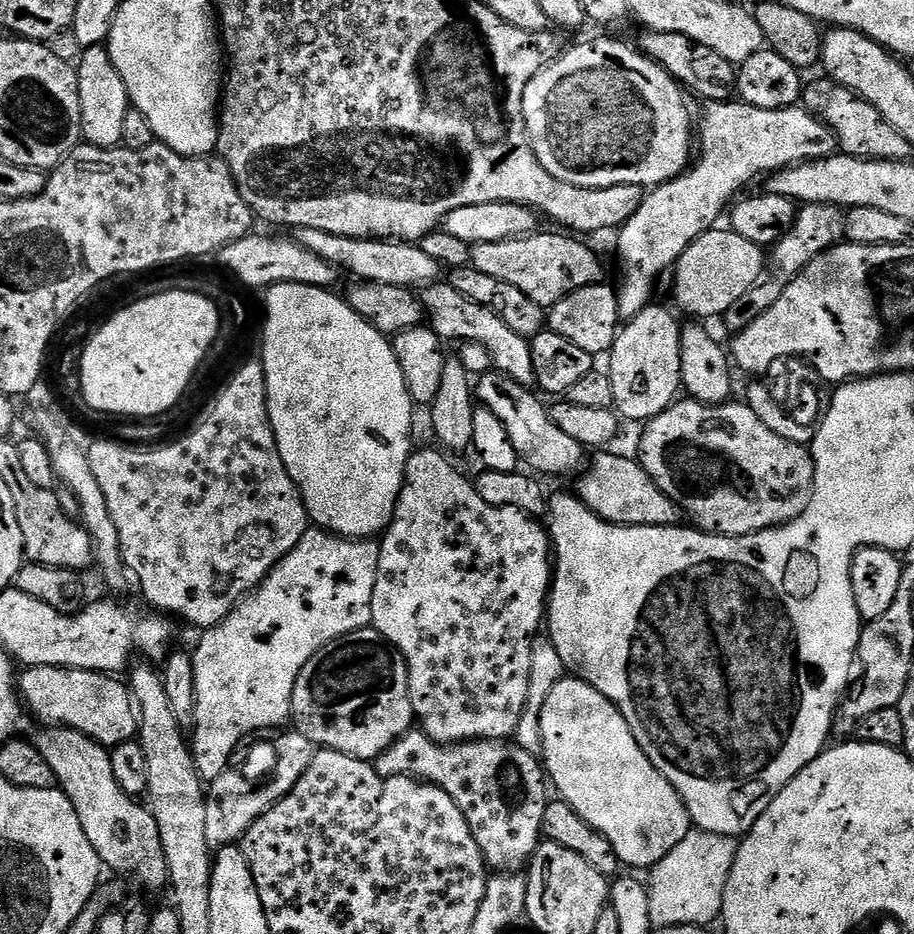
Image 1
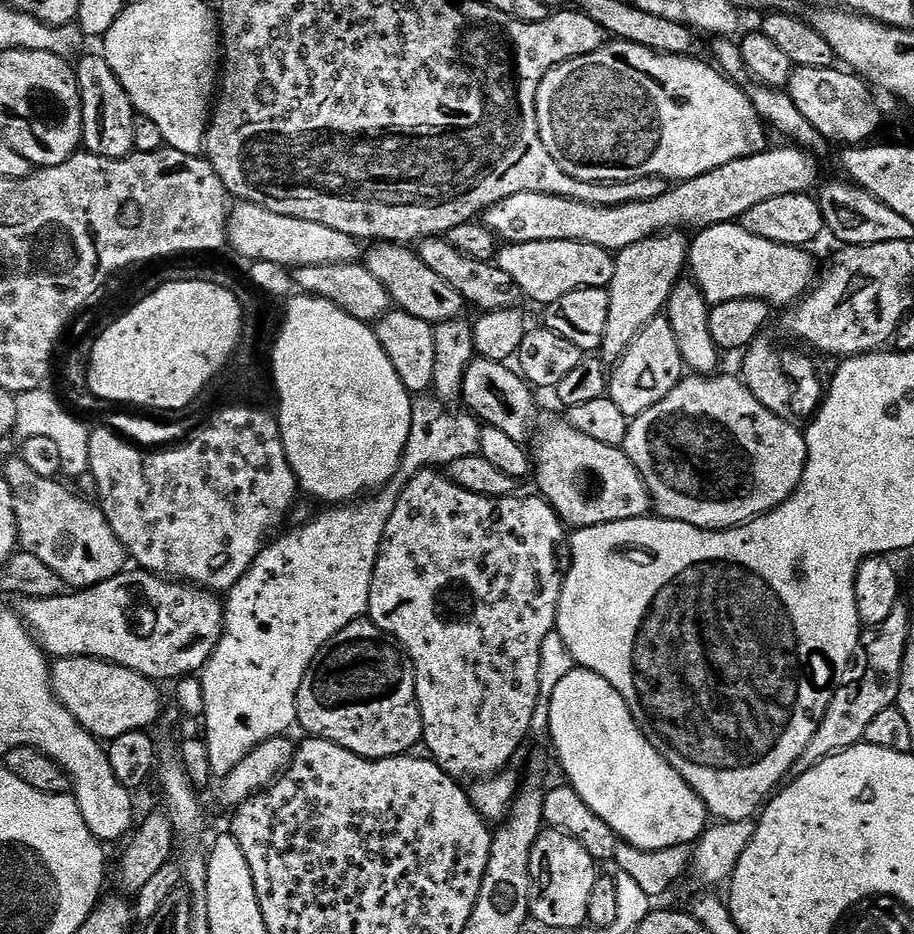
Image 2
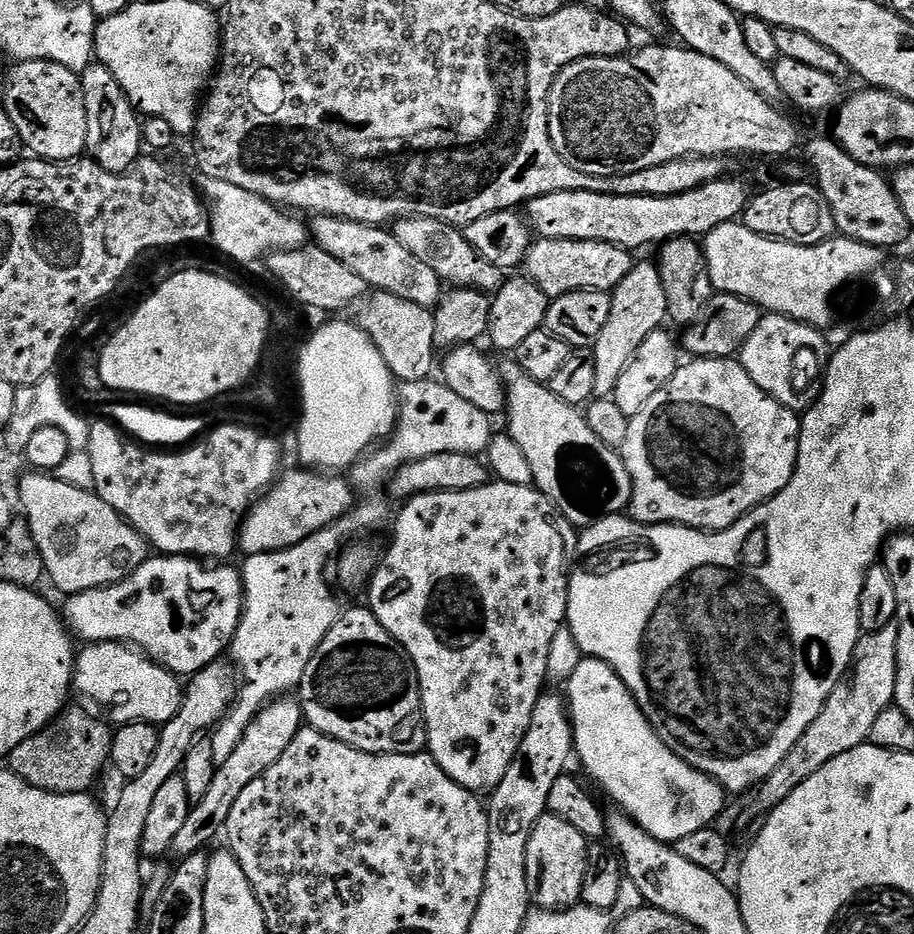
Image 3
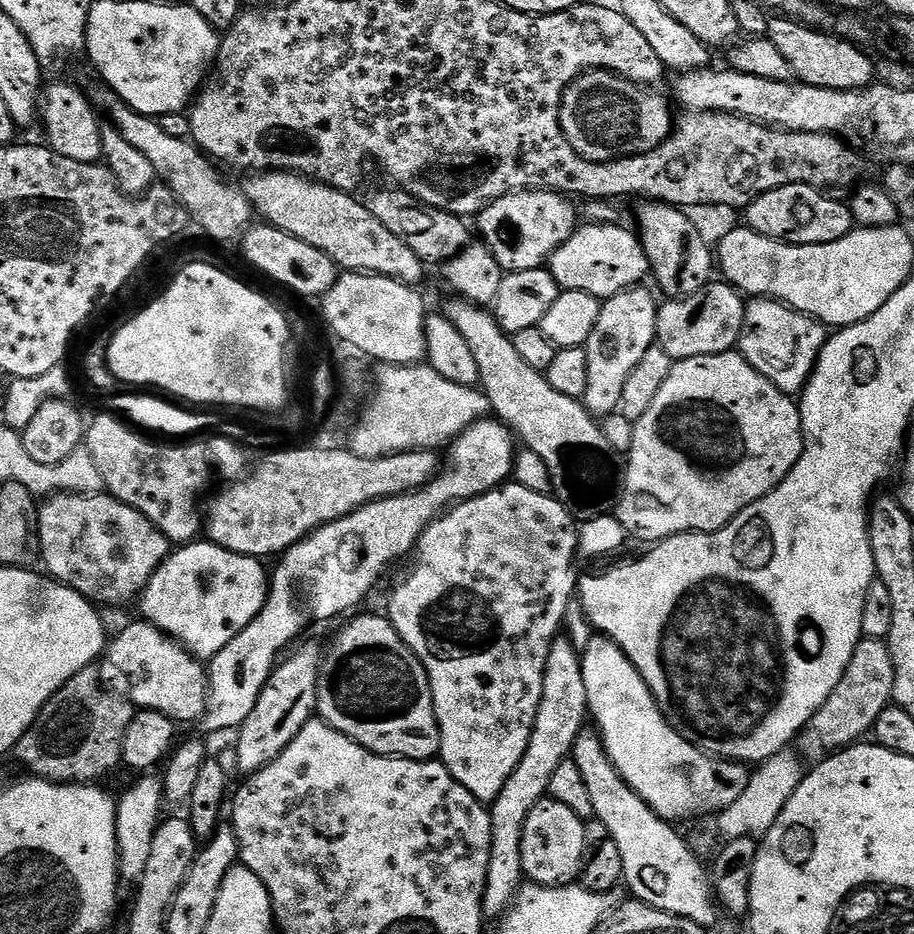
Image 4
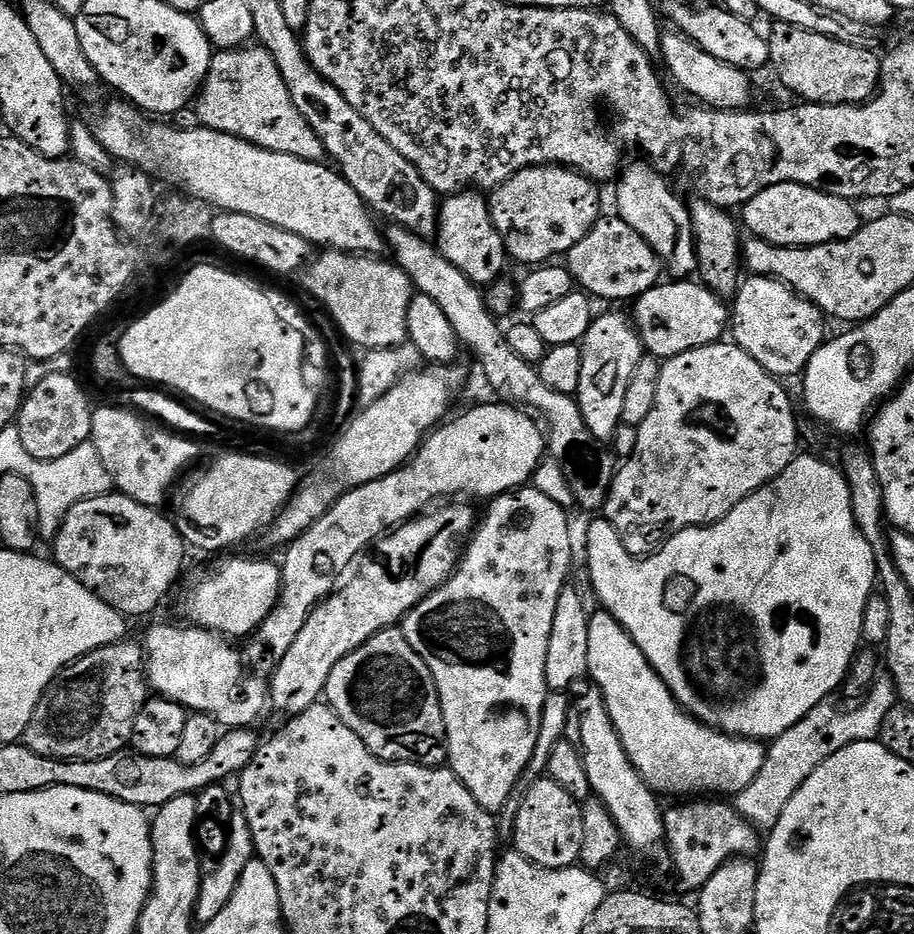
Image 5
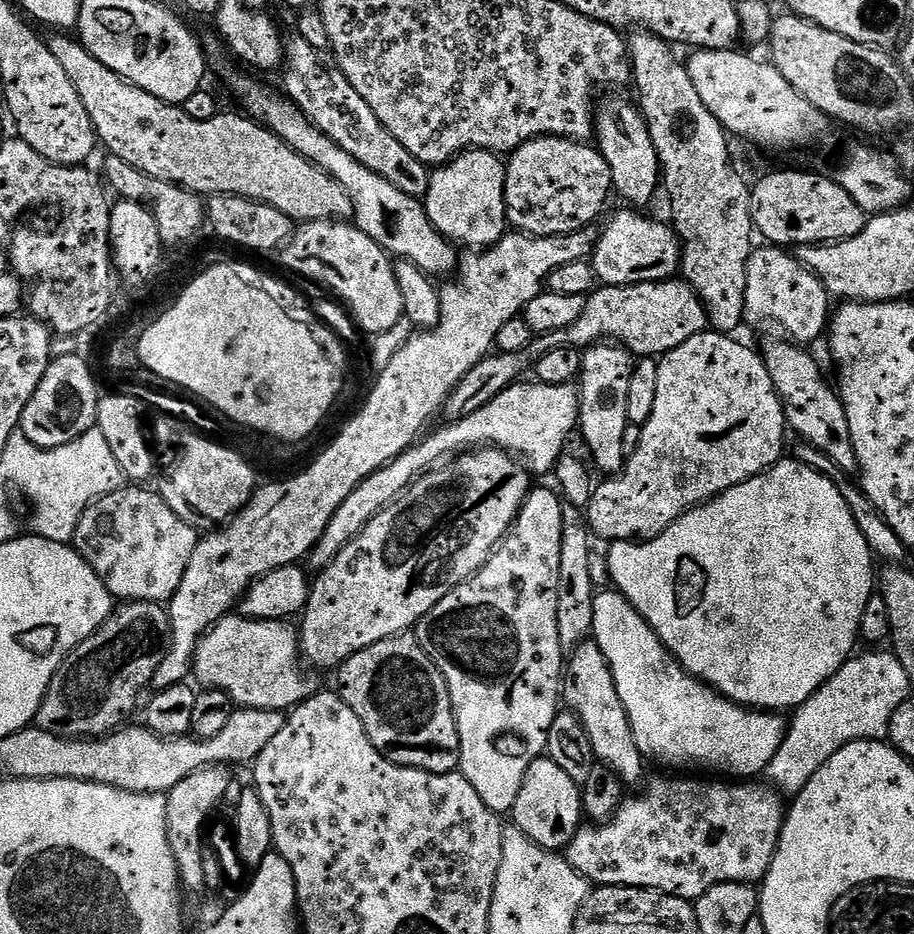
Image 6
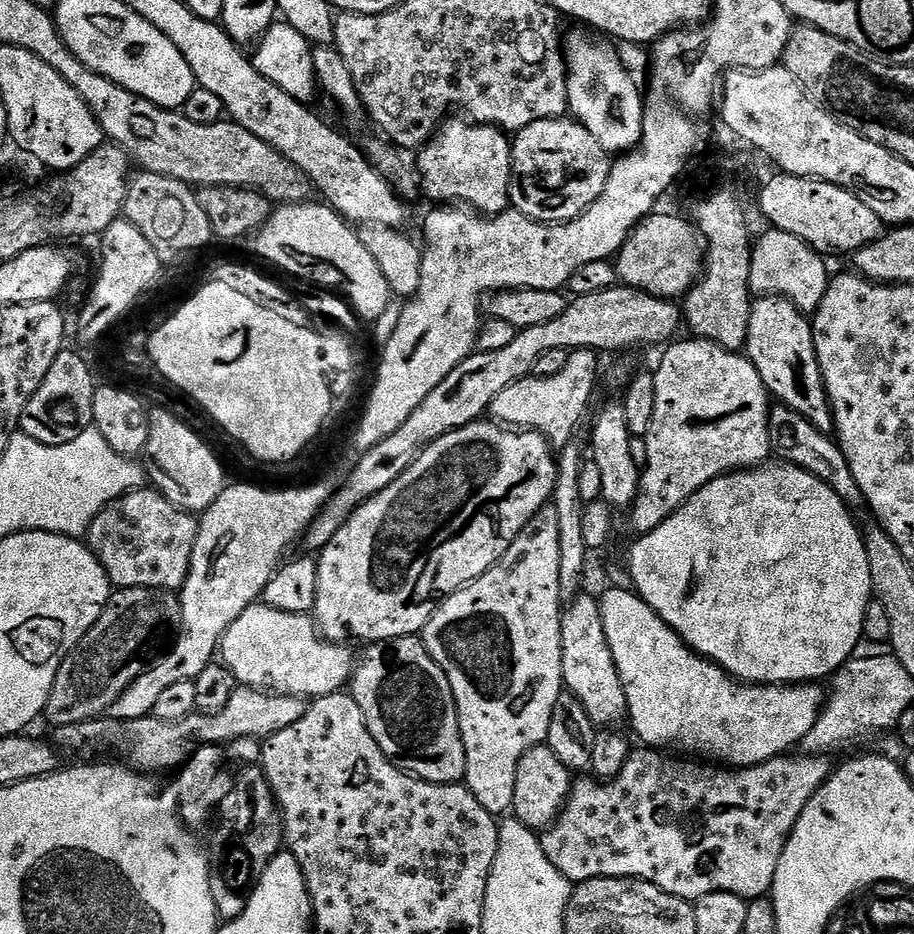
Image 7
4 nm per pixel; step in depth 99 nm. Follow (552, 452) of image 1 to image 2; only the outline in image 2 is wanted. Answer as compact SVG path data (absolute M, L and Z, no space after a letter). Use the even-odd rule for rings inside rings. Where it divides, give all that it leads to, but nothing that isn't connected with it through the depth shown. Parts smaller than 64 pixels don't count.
M472 360L462 382L462 404L481 425L502 430L502 434L514 438L514 442L527 445L537 431L536 400L532 397L534 392L528 381L515 367L508 367L512 366L498 360Z

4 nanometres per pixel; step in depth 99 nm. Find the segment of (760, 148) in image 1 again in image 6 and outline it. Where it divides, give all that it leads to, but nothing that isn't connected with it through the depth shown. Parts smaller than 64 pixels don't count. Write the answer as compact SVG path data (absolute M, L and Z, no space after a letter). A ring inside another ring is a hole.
M601 342L583 353L584 361L580 367L580 379L578 391L580 393L580 422L578 425L578 436L584 439L588 452L592 455L591 463L596 463L597 473L605 472L605 477L615 478L624 471L625 458L622 454L622 440L625 437L626 428L629 426L626 418L626 401L628 387L630 386L630 374L634 367L634 357L626 348L611 342Z

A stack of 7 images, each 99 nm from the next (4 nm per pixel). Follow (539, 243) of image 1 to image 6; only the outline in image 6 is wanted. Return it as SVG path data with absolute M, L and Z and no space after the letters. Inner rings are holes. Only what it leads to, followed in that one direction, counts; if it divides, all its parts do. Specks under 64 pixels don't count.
M636 210L620 212L599 233L590 263L601 285L617 288L642 282L662 282L680 272L680 237L667 223L659 224Z

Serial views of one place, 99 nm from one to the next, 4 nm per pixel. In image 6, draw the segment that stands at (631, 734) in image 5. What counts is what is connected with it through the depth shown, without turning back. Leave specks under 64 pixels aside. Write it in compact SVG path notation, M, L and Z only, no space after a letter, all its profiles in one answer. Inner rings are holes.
M597 591L591 639L600 647L600 653L612 672L614 686L618 686L618 698L622 698L622 706L630 718L634 742L645 761L657 760L668 768L697 768L700 774L721 772L724 778L756 778L759 772L760 775L767 773L770 758L774 758L778 746L782 746L786 731L783 715L742 708L725 699L715 688L709 688L689 675L621 592Z

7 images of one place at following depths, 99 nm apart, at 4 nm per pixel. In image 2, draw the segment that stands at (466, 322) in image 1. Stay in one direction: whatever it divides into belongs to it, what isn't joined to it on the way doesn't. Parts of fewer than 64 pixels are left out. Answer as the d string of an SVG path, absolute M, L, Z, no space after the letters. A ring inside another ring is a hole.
M376 242L369 248L372 249L369 252L367 249L362 263L370 270L370 274L374 274L374 278L378 278L378 282L382 282L382 286L386 286L393 305L399 311L414 314L414 318L422 318L422 322L433 326L459 320L465 315L466 301L460 297L458 290L454 290L454 286L450 286L450 282L443 280L439 274L434 274L434 270L430 270L426 262L422 262L419 251L387 242Z

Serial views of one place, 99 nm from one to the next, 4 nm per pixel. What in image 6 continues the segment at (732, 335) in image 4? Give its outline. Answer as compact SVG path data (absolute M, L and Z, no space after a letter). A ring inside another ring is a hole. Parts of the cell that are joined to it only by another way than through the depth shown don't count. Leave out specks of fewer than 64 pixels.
M683 279L627 284L617 288L597 287L585 299L584 309L577 321L566 326L566 330L537 335L527 352L489 354L485 360L478 362L478 366L474 366L474 370L470 370L470 374L466 374L462 382L458 382L458 386L448 397L442 409L443 419L455 422L474 414L474 410L482 410L486 402L517 383L523 377L520 375L527 368L529 371L533 367L534 358L546 354L546 350L554 350L558 346L587 350L601 342L611 342L628 349L633 357L659 358L707 328L708 315L704 304Z

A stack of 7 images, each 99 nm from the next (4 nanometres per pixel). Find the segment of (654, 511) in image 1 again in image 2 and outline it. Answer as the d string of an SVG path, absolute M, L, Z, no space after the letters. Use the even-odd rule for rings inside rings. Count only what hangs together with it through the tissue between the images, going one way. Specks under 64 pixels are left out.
M567 422L561 424L548 424L539 433L536 444L536 456L534 452L534 476L536 472L536 484L539 495L543 496L553 510L559 514L569 529L589 528L590 526L602 526L610 522L626 522L634 518L642 518L653 511L652 495L642 478L642 474L630 462L630 458L624 453L623 447L607 445L582 434L581 430Z

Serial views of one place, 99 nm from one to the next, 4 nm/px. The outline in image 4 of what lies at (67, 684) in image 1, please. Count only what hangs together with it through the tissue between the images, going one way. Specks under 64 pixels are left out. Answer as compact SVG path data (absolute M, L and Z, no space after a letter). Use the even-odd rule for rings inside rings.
M140 618L137 621L137 624L126 625L117 636L113 635L106 648L106 660L128 675L128 684L132 687L131 703L137 709L161 712L177 722L203 717L204 709L208 707L205 665L147 620Z

